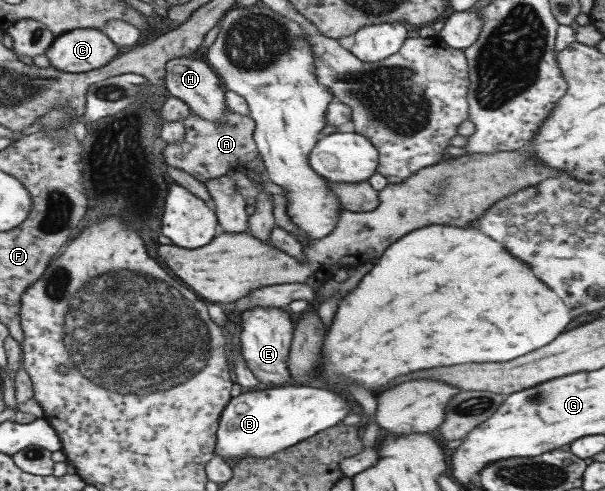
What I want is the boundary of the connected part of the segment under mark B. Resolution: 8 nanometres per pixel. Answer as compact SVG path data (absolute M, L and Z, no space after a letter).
M293 383L265 390L243 390L221 412L214 451L232 462L242 457L270 458L351 417L350 412L350 400L324 388L306 388Z

